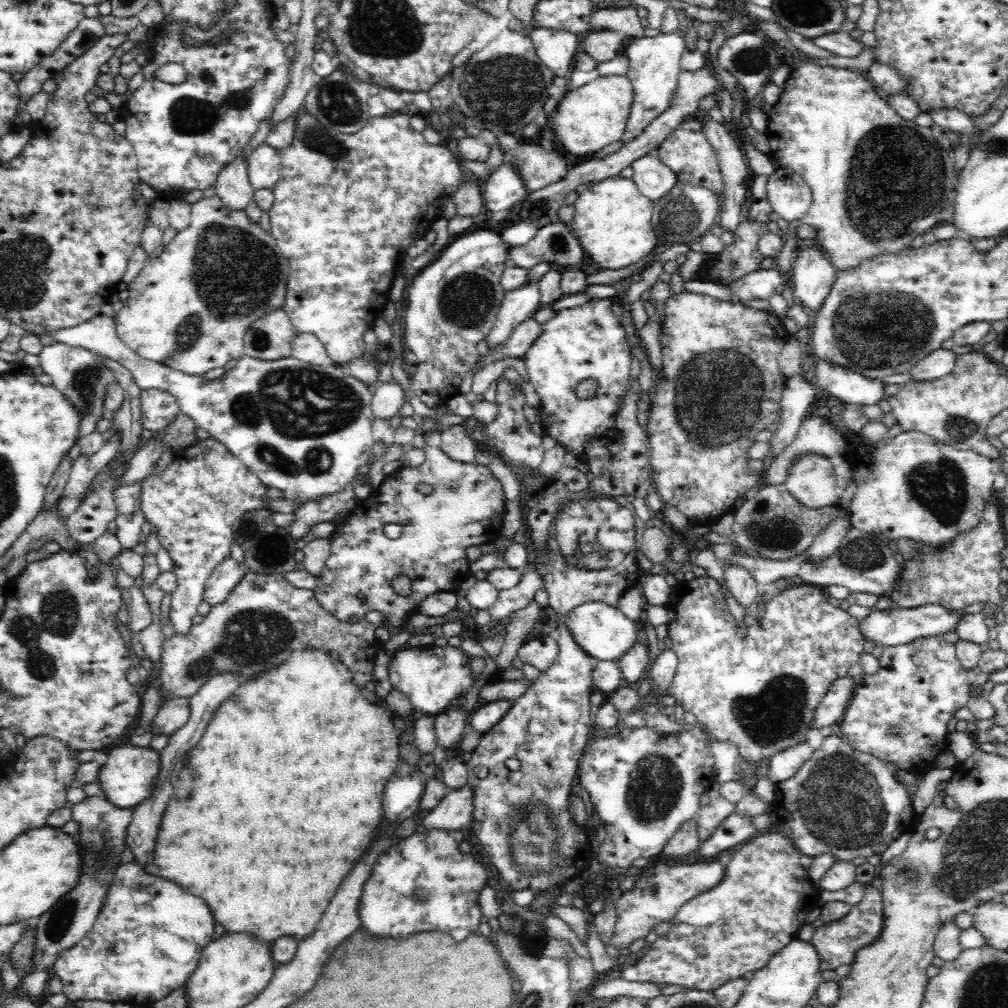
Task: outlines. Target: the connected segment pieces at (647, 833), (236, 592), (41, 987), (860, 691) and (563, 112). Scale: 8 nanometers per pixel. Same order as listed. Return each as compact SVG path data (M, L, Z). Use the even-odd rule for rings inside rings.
M698 725L687 727L685 731L676 732L676 734L656 734L654 730L650 728L628 728L621 726L621 731L616 734L616 736L606 736L604 738L597 738L594 740L589 740L589 743L584 750L584 755L579 760L578 768L578 779L577 783L583 786L590 795L592 804L594 804L594 811L596 816L596 821L598 824L601 824L606 829L606 836L602 843L602 846L599 846L597 859L598 861L604 861L610 866L618 866L618 868L628 868L632 866L632 862L636 858L650 858L650 856L656 856L656 854L662 853L665 844L676 834L678 828L684 825L684 822L688 820L695 819L700 806L700 796L712 786L712 783L715 781L714 778L714 764L715 759L711 754L711 748L709 748L709 739L708 735L704 730Z
M248 570L232 589L228 598L220 604L211 606L200 624L190 626L188 634L174 633L170 638L163 638L163 651L159 660L162 690L158 692L163 702L172 699L189 699L203 684L220 672L233 672L240 677L240 680L242 678L250 680L268 670L278 668L282 662L290 658L290 654L308 649L323 650L332 658L345 663L352 673L354 684L358 688L364 688L364 684L372 680L374 661L382 645L374 632L383 625L383 616L376 611L368 612L362 620L354 624L340 622L320 606L313 590L294 588L280 573L265 575Z
M95 795L86 796L82 802L71 806L71 811L72 821L78 823L78 827L80 827L79 832L72 836L77 842L79 853L81 854L81 873L78 882L63 897L60 897L60 900L55 905L52 905L44 914L39 916L38 925L34 928L36 946L34 946L34 954L32 954L33 962L21 975L18 986L12 991L5 993L5 995L16 993L16 995L26 995L30 999L38 999L39 996L44 994L48 988L50 976L52 976L56 955L60 951L74 946L92 928L97 914L105 903L116 869L125 862L122 852L124 852L124 846L127 844L127 829L132 821L133 809L121 809L108 802L105 798Z
M941 636L922 637L909 643L884 647L878 662L880 664L880 668L875 674L862 674L862 678L860 678L860 680L856 679L856 690L854 690L854 696L852 696L852 700L850 700L850 704L848 704L841 721L838 722L838 725L842 730L841 738L846 741L852 749L868 754L870 757L880 759L880 761L884 761L884 763L892 763L892 765L896 765L898 769L904 769L918 775L925 774L929 770L937 768L936 758L938 758L942 752L949 750L949 723L953 720L955 713L967 705L972 683L970 671L965 669L962 664L960 664L960 661L958 661L958 657L956 657L955 644L946 641L944 637Z
M626 75L599 76L579 88L569 89L558 103L552 117L552 127L560 142L560 148L565 148L568 153L583 158L620 140L626 128L632 98L634 85Z

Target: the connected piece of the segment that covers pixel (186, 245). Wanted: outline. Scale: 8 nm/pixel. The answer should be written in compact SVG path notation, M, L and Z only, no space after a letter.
M216 195L213 198L202 198L191 204L190 226L182 232L178 232L162 254L148 258L144 268L140 270L140 274L129 285L129 297L121 310L114 316L118 337L127 348L130 348L142 358L160 363L187 375L200 376L206 374L212 368L222 368L230 360L238 360L243 355L244 336L255 320L263 317L268 311L280 307L284 308L289 272L289 261L279 252L275 239L268 232L262 230L260 224L251 221L245 210L236 210L236 212L231 210Z

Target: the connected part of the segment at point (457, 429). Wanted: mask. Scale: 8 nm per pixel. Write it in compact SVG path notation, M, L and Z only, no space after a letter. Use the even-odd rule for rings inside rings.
M452 425L449 429L441 430L440 449L448 457L465 463L474 463L477 452L476 442L470 437L466 426Z

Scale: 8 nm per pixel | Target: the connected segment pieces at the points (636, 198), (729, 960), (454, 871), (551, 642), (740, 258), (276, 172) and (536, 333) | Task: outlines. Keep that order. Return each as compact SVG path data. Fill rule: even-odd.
M618 174L601 181L595 181L578 195L573 206L576 214L567 225L574 237L580 242L584 253L591 256L594 263L600 265L600 270L624 269L659 250L658 239L651 224L654 204L639 191L632 178L624 178Z
M780 834L756 836L727 854L724 878L712 888L683 904L669 922L670 930L650 945L638 962L628 965L620 977L628 982L650 982L660 986L678 984L688 990L714 991L747 972L767 966L771 956L797 938L810 910L820 907L820 888L812 883L807 870L800 865L801 852Z
M425 829L399 839L378 856L370 878L362 888L358 902L360 924L376 936L400 938L420 930L448 932L456 942L476 933L480 924L480 890L488 876L484 868L470 854L462 854L460 842L464 842L463 831ZM422 886L428 890L430 900L418 900L412 896L414 888Z
M546 635L542 638L524 641L517 650L517 656L524 663L532 664L544 672L558 656L558 641L555 635Z
M742 217L734 234L734 242L726 246L716 258L704 262L697 279L730 285L759 270L764 256L757 245L767 232L767 222L751 222Z
M266 143L258 145L249 154L248 179L252 189L273 189L276 181L280 178L282 163L281 152Z
M533 317L527 318L512 331L502 347L490 351L493 361L506 357L522 358L543 332L542 324L538 323Z

